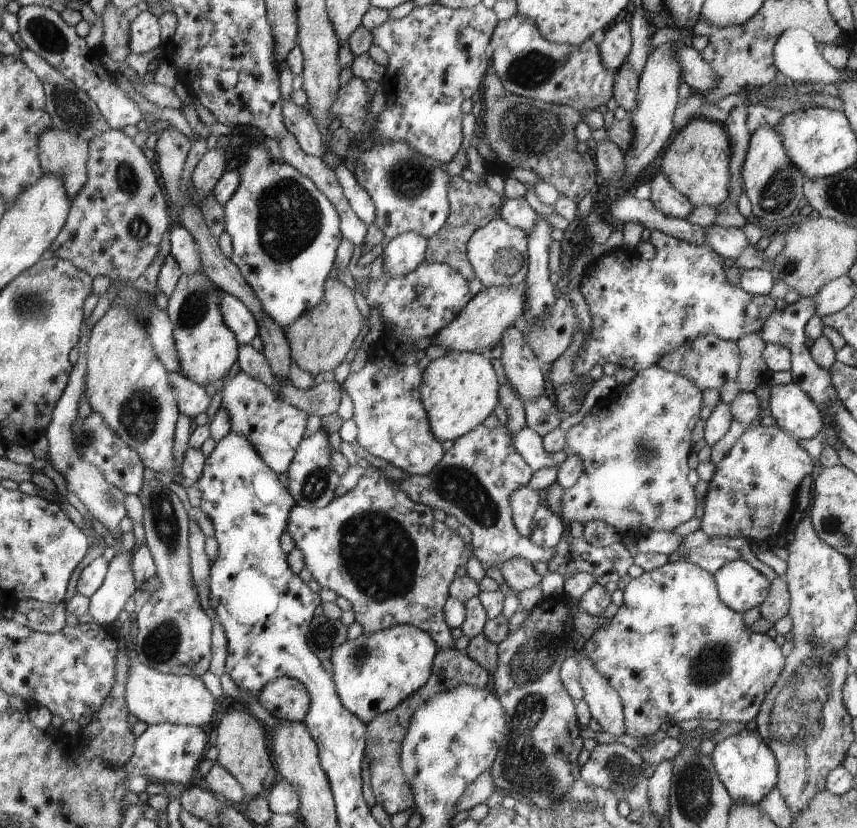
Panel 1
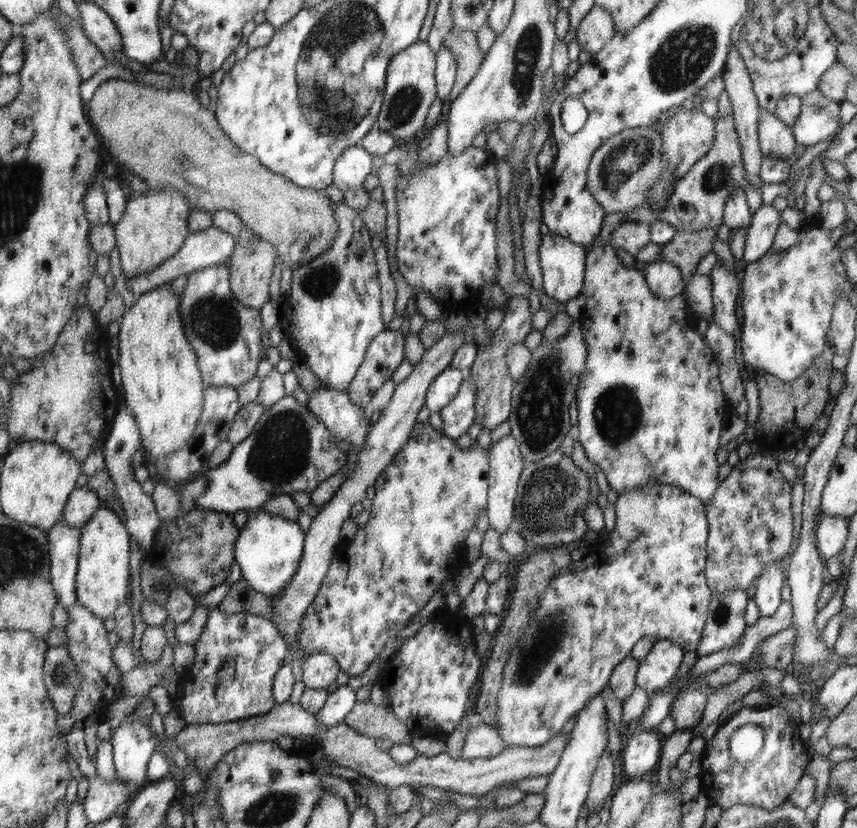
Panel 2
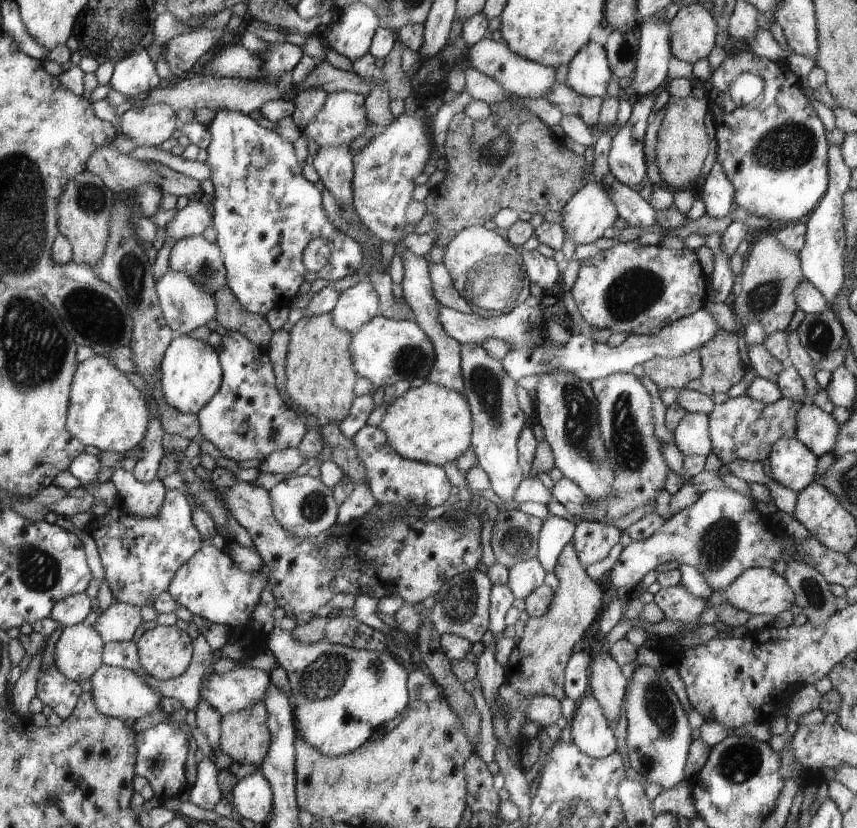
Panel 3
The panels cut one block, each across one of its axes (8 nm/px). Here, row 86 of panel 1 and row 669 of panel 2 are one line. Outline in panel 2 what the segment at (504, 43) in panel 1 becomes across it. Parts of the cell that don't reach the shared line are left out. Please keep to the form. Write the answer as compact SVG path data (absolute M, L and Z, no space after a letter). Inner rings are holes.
M646 484L633 488L629 492L619 495L615 503L616 524L612 532L610 532L610 544L604 550L602 560L598 560L596 566L596 574L590 574L590 564L580 564L574 562L574 566L570 566L570 570L561 570L558 573L558 581L551 582L546 590L543 590L543 596L539 606L535 608L529 625L523 630L521 638L515 642L513 650L511 650L511 658L505 664L505 678L502 681L501 690L499 690L499 726L496 726L498 734L509 742L509 746L540 746L554 737L560 735L560 730L564 728L564 724L577 713L580 713L589 701L596 697L604 687L609 685L610 678L613 676L613 670L622 661L625 660L632 652L634 645L640 641L642 637L648 635L657 640L670 640L682 647L682 650L690 652L697 650L697 646L701 644L704 633L705 622L707 621L707 613L713 592L708 588L705 577L706 568L706 542L708 538L709 525L705 513L705 502L696 495L691 495L689 491L682 490L682 487L672 484Z

